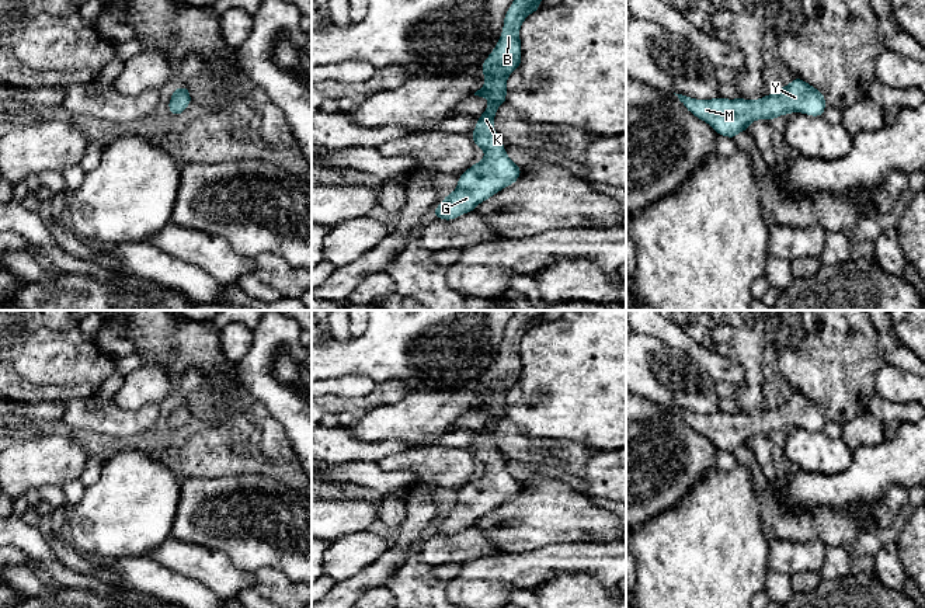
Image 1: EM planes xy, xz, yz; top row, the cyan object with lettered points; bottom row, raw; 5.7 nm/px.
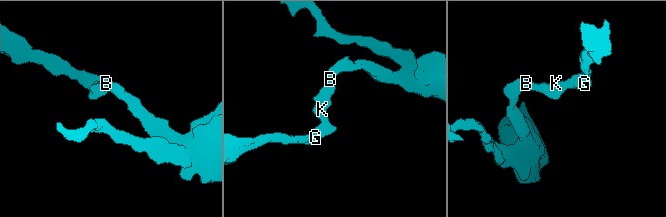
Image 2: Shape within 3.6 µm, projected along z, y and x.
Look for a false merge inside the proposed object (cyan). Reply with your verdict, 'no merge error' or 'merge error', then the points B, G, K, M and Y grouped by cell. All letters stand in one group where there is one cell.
no merge error | B G K M Y

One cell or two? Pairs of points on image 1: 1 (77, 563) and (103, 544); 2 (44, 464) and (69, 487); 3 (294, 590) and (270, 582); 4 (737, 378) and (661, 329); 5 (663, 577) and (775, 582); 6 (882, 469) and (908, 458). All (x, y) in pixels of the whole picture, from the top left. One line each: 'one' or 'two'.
1: two
2: two
3: one
4: one
5: two
6: one

